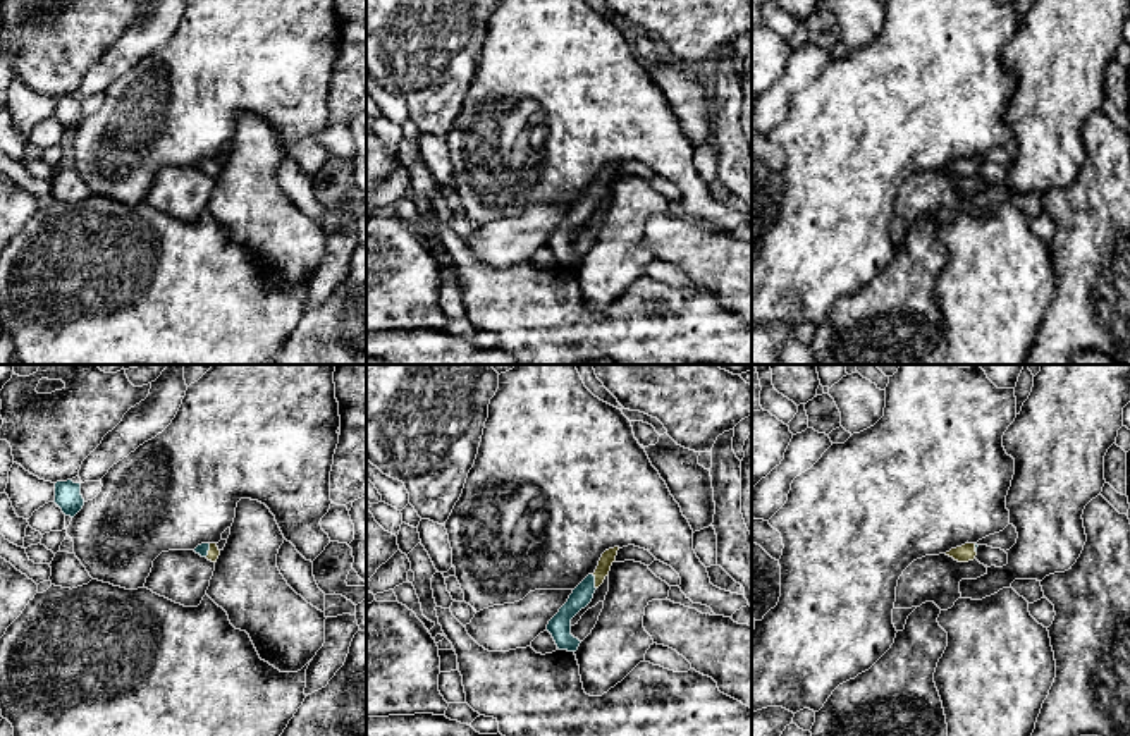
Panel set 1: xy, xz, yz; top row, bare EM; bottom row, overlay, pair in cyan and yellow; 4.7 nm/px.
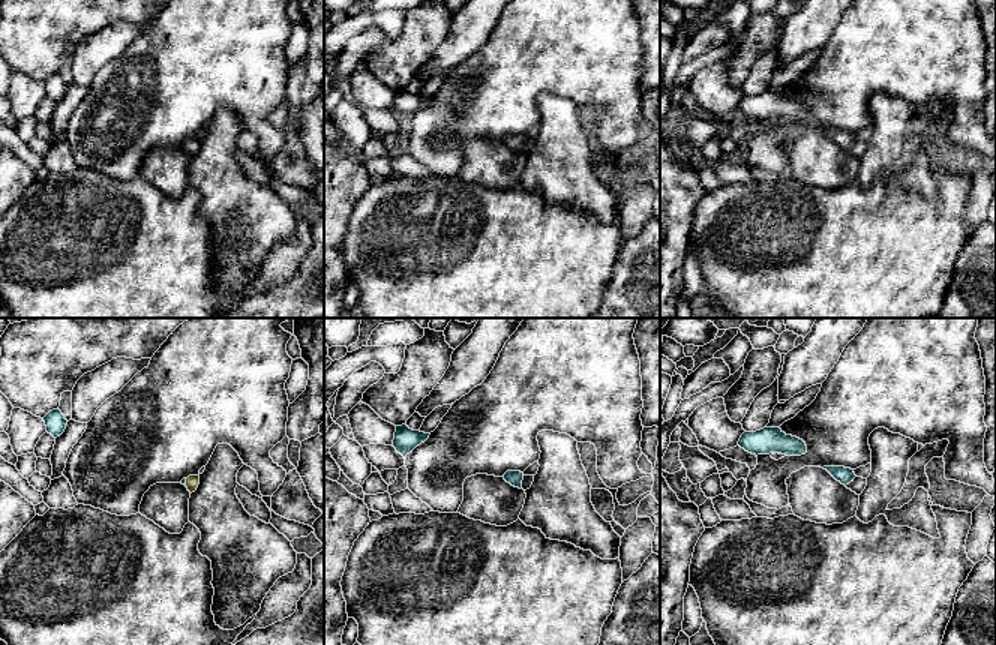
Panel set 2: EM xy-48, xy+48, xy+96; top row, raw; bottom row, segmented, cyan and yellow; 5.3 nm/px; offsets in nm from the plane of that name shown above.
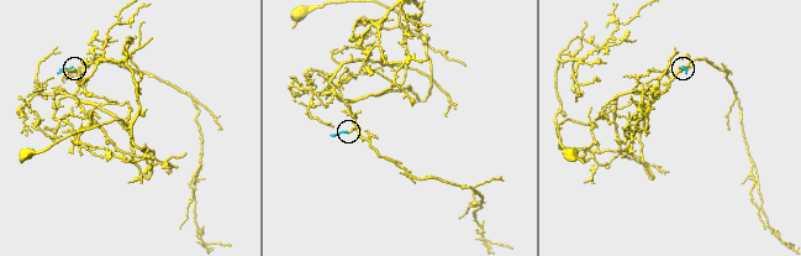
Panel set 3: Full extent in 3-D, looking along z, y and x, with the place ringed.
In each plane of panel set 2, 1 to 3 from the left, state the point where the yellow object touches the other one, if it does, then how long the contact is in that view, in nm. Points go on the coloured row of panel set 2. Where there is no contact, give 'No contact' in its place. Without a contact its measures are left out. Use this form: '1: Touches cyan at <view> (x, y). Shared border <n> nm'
1: Touches cyan at xy-48 (185, 482). Shared border 40 nm
2: No contact
3: No contact

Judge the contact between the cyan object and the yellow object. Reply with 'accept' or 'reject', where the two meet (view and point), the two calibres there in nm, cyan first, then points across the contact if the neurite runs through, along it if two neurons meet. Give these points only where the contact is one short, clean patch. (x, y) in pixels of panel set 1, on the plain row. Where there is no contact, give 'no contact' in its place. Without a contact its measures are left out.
accept | xz (594, 196) | 100/70 nm | across xz (582, 210), (594, 196), (607, 172)

